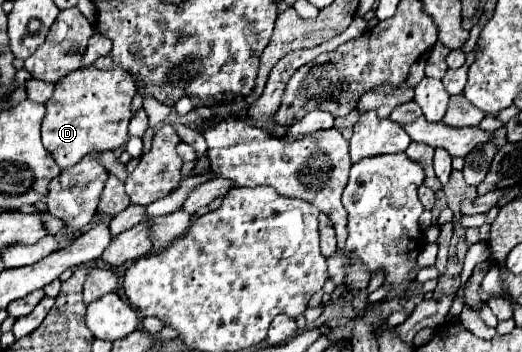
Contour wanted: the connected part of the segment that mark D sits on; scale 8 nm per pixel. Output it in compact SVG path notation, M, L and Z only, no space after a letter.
M86 66L70 72L54 86L54 94L46 100L46 116L42 120L42 144L54 156L60 168L78 164L94 150L116 150L128 142L128 122L132 118L130 104L136 94L132 76L122 70L98 70Z

